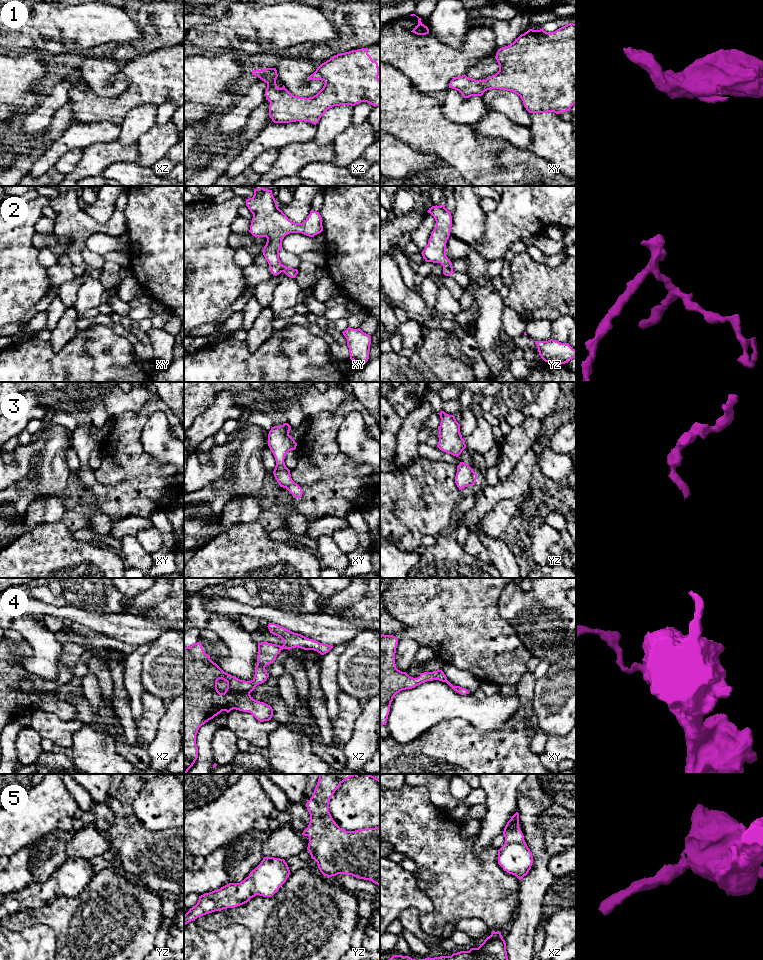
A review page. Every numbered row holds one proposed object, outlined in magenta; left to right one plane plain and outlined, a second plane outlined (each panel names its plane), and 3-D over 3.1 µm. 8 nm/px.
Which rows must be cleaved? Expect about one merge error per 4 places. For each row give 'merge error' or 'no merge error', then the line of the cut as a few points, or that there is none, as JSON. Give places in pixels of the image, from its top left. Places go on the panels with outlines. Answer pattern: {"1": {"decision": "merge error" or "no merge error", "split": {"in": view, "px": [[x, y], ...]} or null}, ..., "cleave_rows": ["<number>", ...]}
{"1": {"decision": "no merge error", "split": null}, "2": {"decision": "no merge error", "split": null}, "3": {"decision": "no merge error", "split": null}, "4": {"decision": "no merge error", "split": null}, "5": {"decision": "no merge error", "split": null}, "cleave_rows": []}

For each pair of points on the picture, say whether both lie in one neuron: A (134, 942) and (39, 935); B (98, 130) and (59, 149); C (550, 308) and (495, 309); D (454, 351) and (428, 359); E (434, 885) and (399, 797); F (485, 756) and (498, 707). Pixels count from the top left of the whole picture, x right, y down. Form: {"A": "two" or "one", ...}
{"A": "two", "B": "one", "C": "two", "D": "two", "E": "one", "F": "two"}

